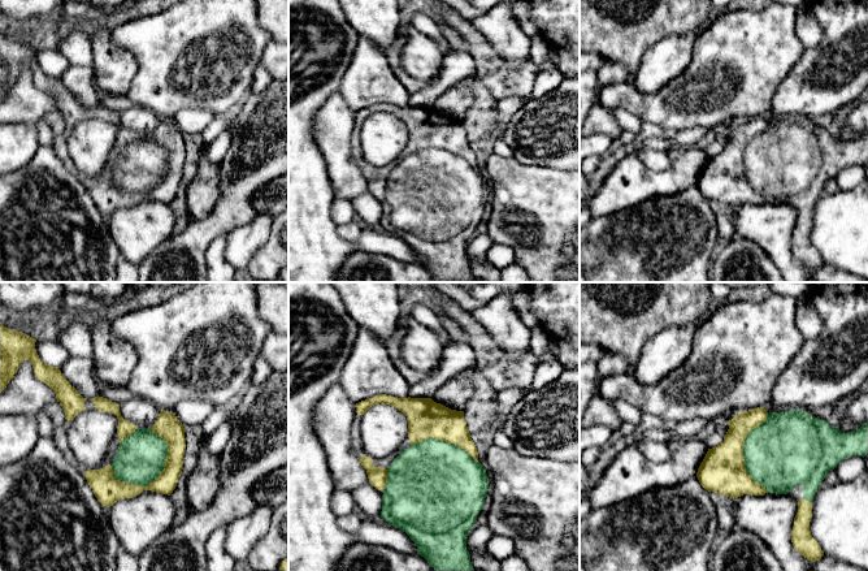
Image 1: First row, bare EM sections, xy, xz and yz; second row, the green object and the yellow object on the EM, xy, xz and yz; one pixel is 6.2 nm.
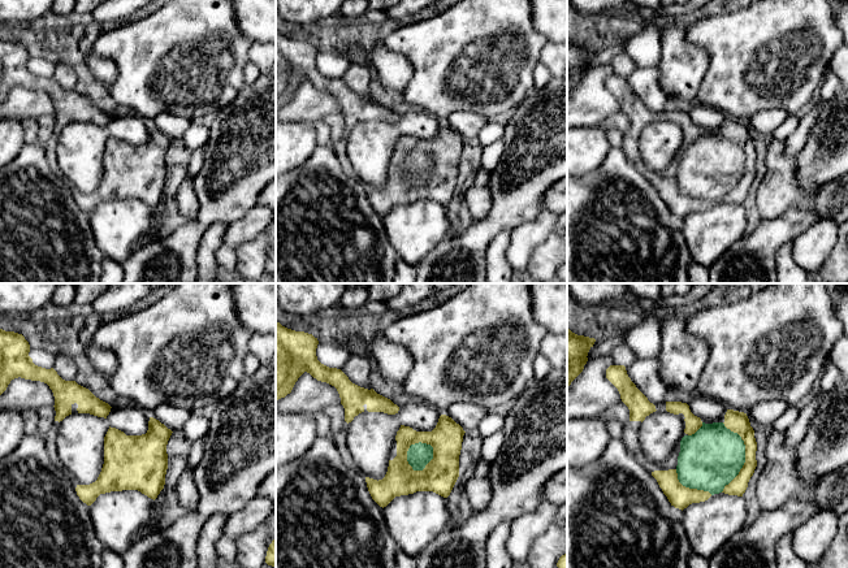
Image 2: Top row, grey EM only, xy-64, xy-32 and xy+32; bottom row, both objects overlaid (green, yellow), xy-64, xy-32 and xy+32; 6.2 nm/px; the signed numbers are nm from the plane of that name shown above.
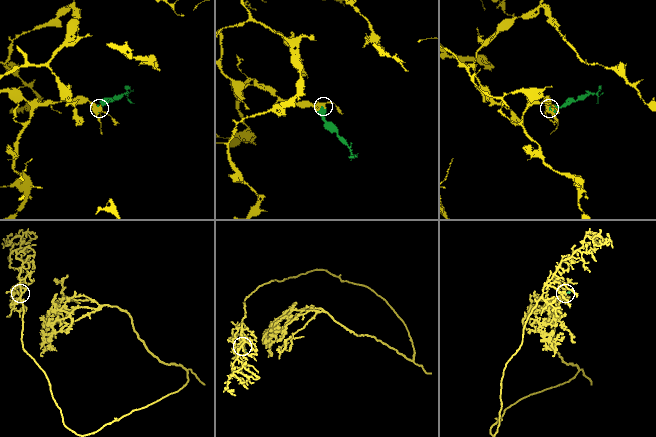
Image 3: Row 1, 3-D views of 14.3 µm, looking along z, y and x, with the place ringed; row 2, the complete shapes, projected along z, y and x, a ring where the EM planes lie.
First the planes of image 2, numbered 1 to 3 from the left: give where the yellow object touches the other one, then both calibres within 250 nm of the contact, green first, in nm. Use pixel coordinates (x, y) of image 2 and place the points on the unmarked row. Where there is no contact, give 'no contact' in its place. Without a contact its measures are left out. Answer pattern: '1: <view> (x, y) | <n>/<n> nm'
1: no contact
2: xy-32 (431, 168) | 150/220 nm
3: xy+32 (744, 164) | 380/130 nm

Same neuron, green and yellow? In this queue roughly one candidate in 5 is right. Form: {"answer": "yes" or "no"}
{"answer": "yes"}

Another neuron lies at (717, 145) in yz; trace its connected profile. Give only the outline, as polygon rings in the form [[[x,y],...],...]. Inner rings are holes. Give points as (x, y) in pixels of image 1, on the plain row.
[[[722,131],[707,148],[708,157],[712,157],[720,153],[724,150],[724,146],[729,138],[728,131]]]

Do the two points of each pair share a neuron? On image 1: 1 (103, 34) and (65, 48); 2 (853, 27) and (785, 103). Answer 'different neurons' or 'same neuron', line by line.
1: different neurons
2: same neuron

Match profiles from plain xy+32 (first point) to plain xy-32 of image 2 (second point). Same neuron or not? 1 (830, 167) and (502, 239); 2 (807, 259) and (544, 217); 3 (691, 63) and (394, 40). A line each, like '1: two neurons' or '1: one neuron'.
1: two neurons
2: one neuron
3: two neurons

